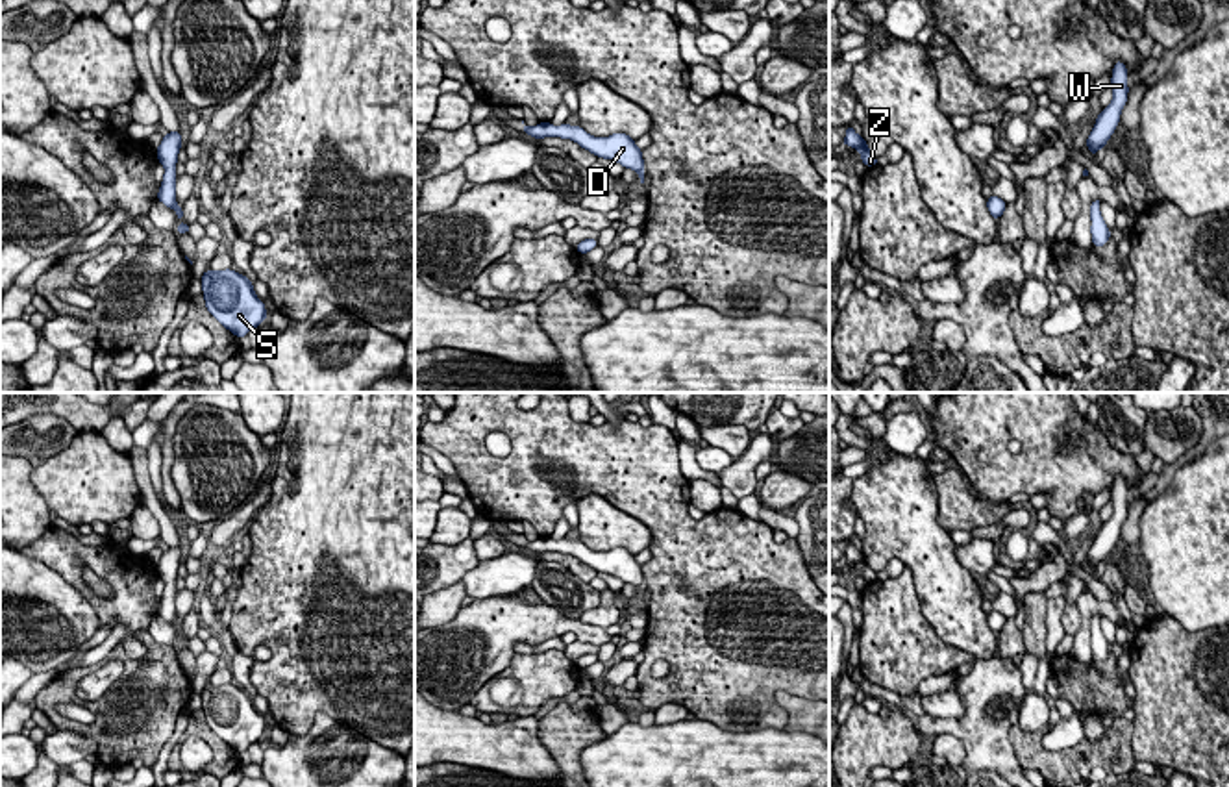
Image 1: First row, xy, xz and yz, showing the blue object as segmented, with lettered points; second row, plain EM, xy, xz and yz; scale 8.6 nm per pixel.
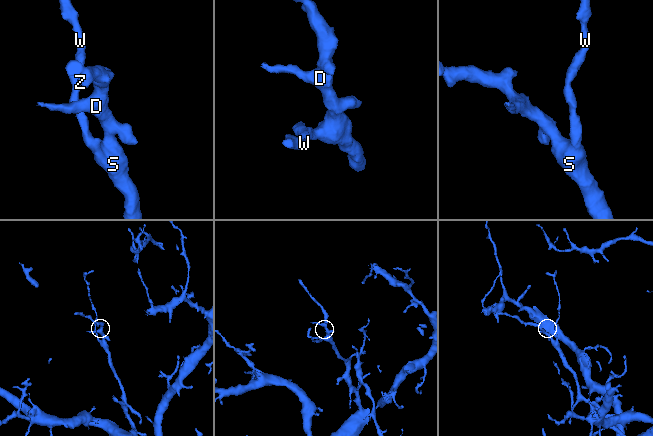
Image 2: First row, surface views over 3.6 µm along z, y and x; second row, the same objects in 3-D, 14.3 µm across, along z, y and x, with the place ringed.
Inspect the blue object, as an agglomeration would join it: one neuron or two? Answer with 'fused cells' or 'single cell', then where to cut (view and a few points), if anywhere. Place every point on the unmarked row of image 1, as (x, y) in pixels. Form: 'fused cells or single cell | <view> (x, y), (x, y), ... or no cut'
single cell | no cut

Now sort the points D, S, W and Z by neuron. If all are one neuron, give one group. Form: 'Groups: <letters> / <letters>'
Groups: D S W Z

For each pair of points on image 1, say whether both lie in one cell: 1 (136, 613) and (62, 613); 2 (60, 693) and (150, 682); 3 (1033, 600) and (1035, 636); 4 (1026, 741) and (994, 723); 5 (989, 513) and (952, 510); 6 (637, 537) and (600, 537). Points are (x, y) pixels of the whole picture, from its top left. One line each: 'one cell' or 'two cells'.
1: two cells
2: one cell
3: one cell
4: two cells
5: one cell
6: one cell

